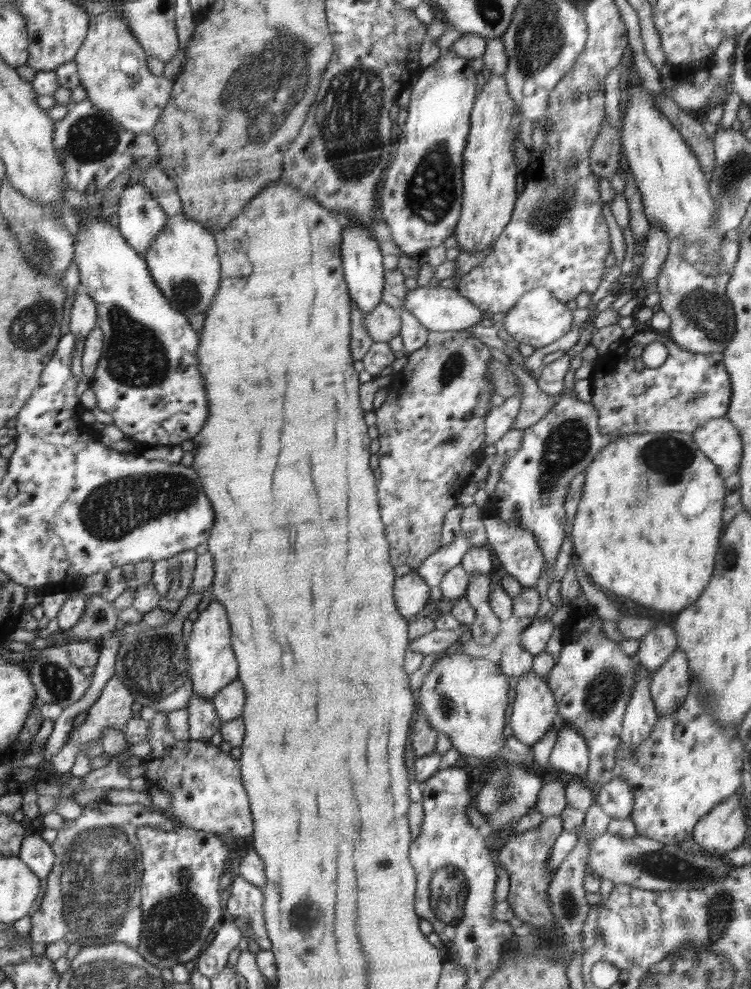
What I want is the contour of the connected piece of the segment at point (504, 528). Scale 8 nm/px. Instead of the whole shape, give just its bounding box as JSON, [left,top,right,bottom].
[483,516,545,587]

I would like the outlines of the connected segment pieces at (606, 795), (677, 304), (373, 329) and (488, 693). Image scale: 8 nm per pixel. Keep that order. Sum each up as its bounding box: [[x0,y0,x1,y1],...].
[[594,775,634,818],[655,240,735,353],[363,301,401,342],[419,648,509,766]]

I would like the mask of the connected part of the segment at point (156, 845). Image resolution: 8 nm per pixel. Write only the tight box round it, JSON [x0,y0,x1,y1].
[137,825,228,968]

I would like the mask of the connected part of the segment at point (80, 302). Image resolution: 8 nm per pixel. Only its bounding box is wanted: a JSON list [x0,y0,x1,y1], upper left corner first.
[70,290,97,338]

